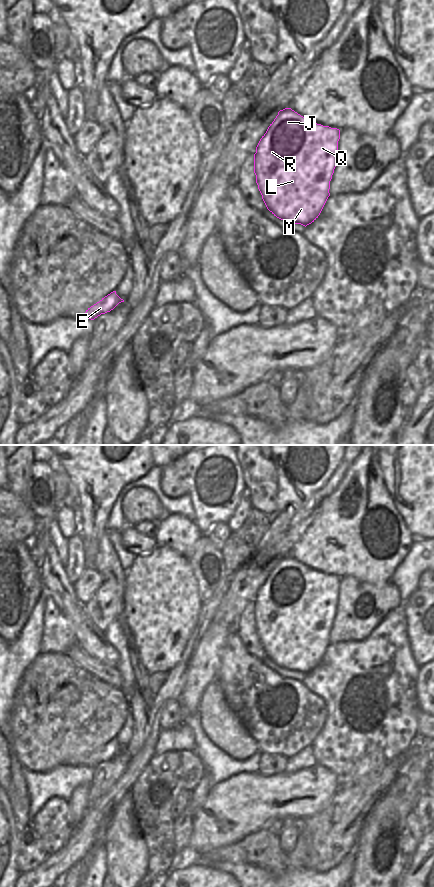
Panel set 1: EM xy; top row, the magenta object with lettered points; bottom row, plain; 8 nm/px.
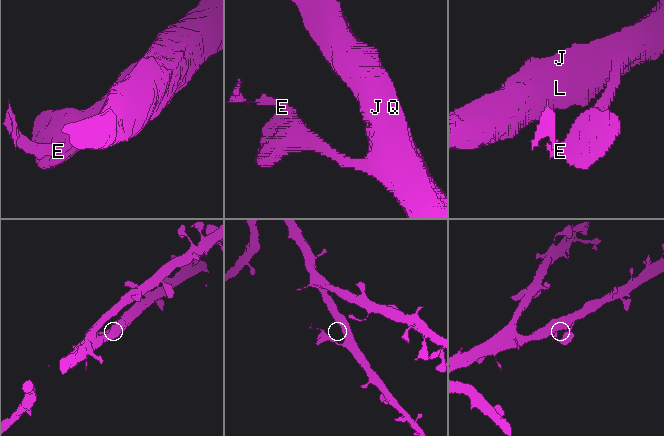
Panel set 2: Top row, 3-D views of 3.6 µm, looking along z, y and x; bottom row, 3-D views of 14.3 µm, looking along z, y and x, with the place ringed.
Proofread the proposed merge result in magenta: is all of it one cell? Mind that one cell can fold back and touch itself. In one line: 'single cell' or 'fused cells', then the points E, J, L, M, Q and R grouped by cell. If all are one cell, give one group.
fused cells; E / J L M Q R

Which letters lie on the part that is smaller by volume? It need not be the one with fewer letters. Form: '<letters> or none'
E

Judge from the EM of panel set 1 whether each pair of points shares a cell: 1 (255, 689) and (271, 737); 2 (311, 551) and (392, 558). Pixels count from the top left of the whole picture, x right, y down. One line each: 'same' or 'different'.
1: same
2: same

